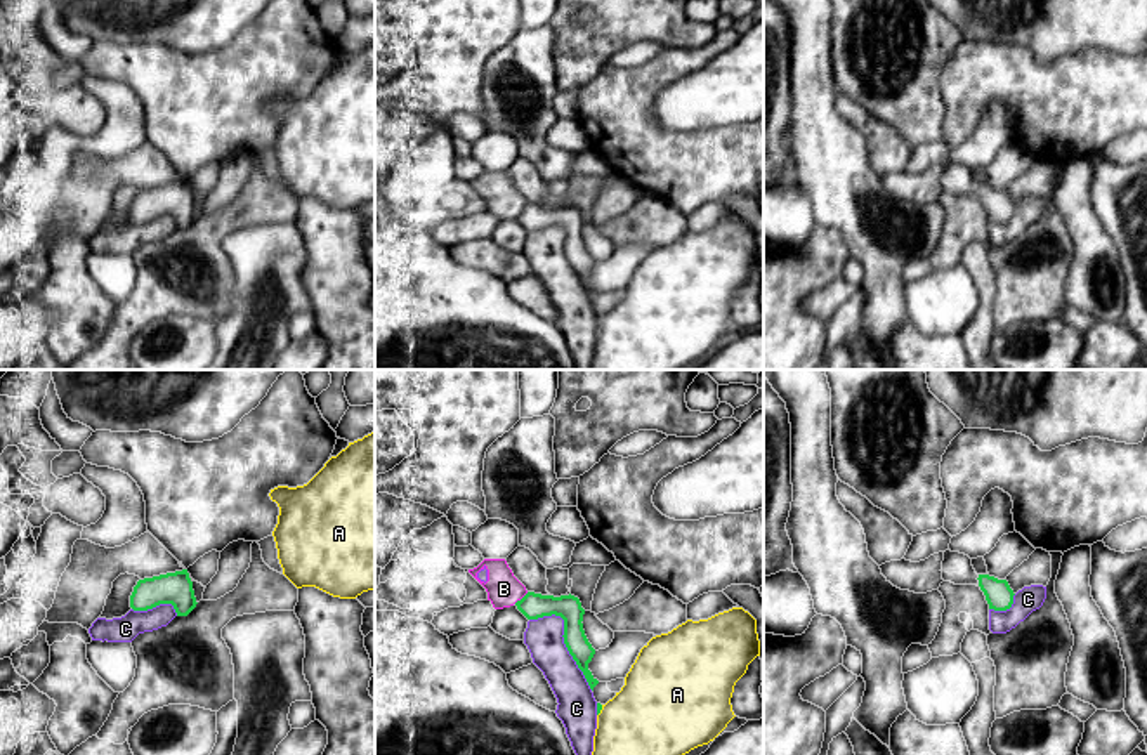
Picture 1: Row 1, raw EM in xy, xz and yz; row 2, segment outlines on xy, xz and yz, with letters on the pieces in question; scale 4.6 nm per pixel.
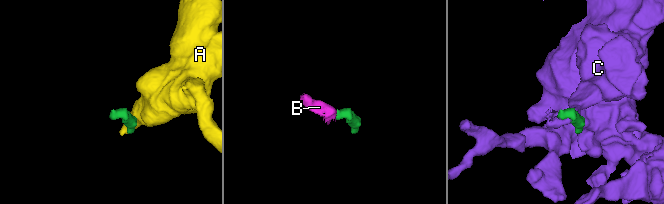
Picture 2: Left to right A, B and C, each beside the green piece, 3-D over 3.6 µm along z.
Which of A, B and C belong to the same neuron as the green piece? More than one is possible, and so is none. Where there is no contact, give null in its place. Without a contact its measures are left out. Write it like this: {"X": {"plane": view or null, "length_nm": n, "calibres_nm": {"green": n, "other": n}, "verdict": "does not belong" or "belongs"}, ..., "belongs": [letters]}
{"A": {"plane": "xz", "length_nm": 60, "calibres_nm": {"green": 30, "other": 420}, "verdict": "does not belong"}, "B": {"plane": "xz", "length_nm": 90, "calibres_nm": {"green": 120, "other": 160}, "verdict": "does not belong"}, "C": {"plane": "xz", "length_nm": 440, "calibres_nm": {"green": 120, "other": 180}, "verdict": "does not belong"}, "belongs": []}

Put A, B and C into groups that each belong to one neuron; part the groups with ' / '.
A / B C

